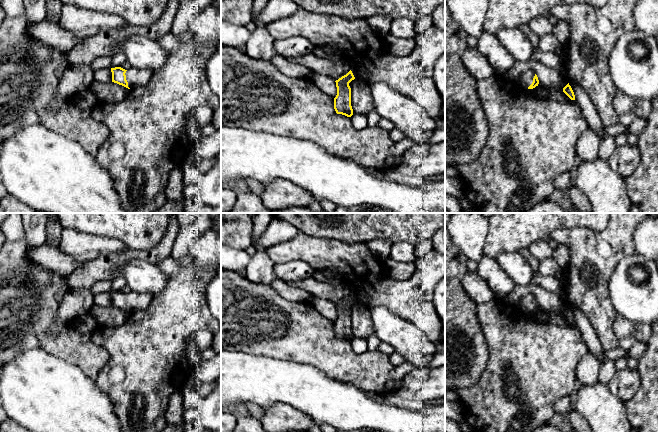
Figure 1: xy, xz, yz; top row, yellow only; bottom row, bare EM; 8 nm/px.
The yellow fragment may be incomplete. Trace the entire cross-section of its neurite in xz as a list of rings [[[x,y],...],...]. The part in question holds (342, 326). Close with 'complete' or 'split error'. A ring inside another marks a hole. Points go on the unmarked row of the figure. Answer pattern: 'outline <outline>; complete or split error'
outline [[[352,289],[351,294],[346,299],[335,305],[337,319],[334,322],[334,333],[337,338],[342,338],[347,341],[353,339],[351,330],[351,312],[349,307],[356,302],[364,304],[367,302],[367,297]]]; split error

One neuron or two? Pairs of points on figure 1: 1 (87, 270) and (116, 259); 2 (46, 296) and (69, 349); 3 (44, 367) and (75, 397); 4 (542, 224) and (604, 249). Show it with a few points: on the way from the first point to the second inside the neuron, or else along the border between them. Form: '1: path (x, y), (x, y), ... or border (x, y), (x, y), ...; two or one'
1: path (94, 270), (101, 269), (109, 263); one
2: path (43, 312), (43, 334), (53, 344); one
3: path (52, 375), (67, 390); one
4: border (578, 226), (555, 229), (548, 238); two

